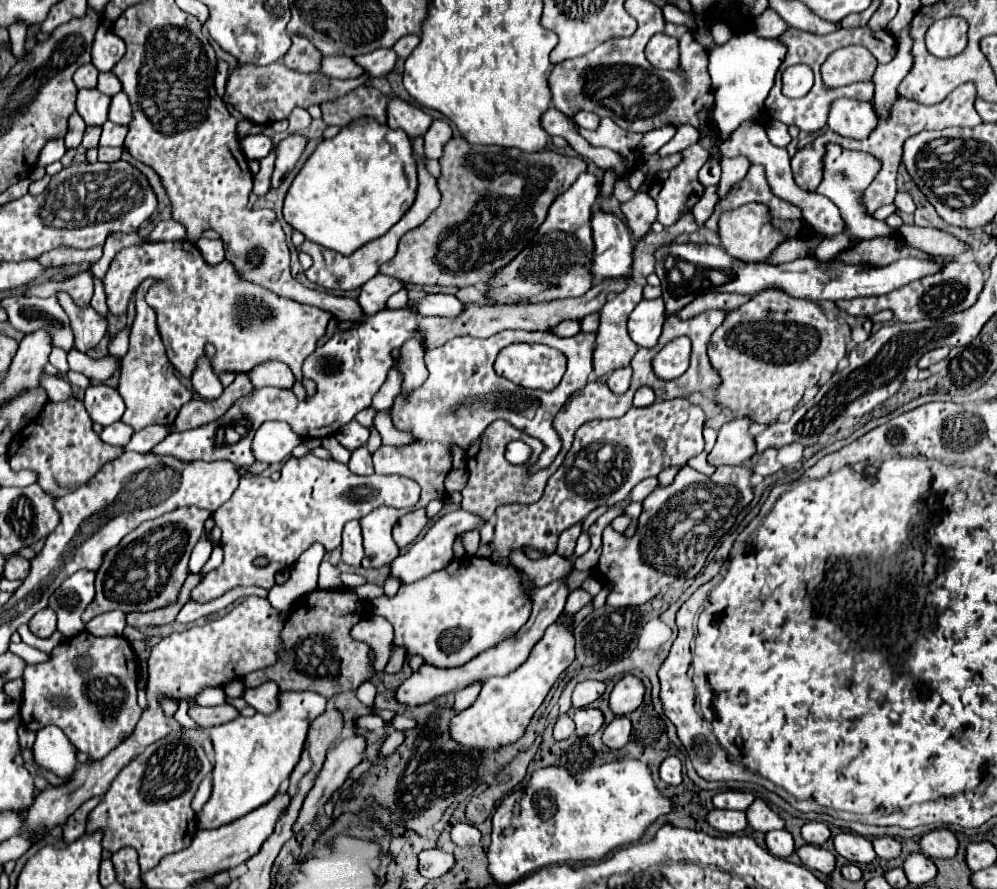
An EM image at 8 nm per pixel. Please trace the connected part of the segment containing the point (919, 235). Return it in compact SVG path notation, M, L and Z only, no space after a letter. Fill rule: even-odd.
M903 225L901 229L897 229L897 235L901 239L905 239L905 243L909 247L915 247L927 255L961 255L965 251L969 251L969 247L961 241L957 241L957 237L939 231L939 229L923 229L917 225Z

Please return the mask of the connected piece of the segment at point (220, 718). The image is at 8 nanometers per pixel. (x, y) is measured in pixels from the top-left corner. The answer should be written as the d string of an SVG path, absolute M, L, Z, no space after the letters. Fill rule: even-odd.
M217 705L217 707L189 707L189 717L201 725L201 727L215 727L215 725L223 725L227 721L233 721L235 717L239 717L239 711L229 705Z

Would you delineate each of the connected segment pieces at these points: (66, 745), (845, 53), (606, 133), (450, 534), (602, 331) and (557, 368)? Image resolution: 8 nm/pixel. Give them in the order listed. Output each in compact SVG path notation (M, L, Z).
M43 727L37 731L37 739L33 743L33 759L37 765L53 771L55 775L71 775L77 765L77 749L69 739L59 731L59 727Z
M843 47L827 57L821 75L827 87L841 87L857 81L871 81L877 59L863 47Z
M605 117L601 119L599 127L595 131L587 131L579 125L577 127L577 133L587 139L593 147L609 147L617 153L621 153L625 159L629 159L631 163L637 163L639 161L639 141L641 141L641 133L633 133L633 131L625 131L621 129L617 123L613 123L613 119Z
M463 509L443 515L441 519L437 519L437 521L433 523L433 527L425 533L425 537L409 549L407 555L399 555L399 557L391 563L391 575L399 577L403 583L413 583L413 581L417 581L417 579L421 579L421 577L431 575L433 571L439 571L441 567L447 567L447 563L451 563L451 559L453 559L453 549L451 549L451 545L453 545L455 537L457 537L459 533L463 533L463 531L479 529L481 525L483 525L483 521L481 521L479 517L469 515L469 513L463 511Z
M631 283L625 291L615 295L601 309L601 325L599 325L599 331L597 331L597 345L595 345L595 353L593 353L593 373L597 377L609 375L615 369L631 363L631 359L633 359L633 355L637 351L637 345L631 341L631 337L627 333L627 319L629 319L631 311L635 309L635 305L639 301L641 301L641 285Z
M513 343L497 355L495 373L499 373L499 377L505 377L505 379L509 379L521 387L551 391L559 385L559 381L565 373L565 363L567 363L565 355L553 347L535 345L535 343Z

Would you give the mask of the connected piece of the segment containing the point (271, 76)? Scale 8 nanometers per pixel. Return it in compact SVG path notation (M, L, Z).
M275 61L267 67L255 67L255 65L237 65L229 79L227 89L223 95L225 105L233 105L235 111L239 111L245 119L259 123L259 125L271 125L273 121L287 119L289 113L295 107L311 107L319 105L323 101L343 97L355 87L361 87L369 81L369 75L361 75L357 79L331 79L323 73L299 73L293 69L287 69L283 61Z

